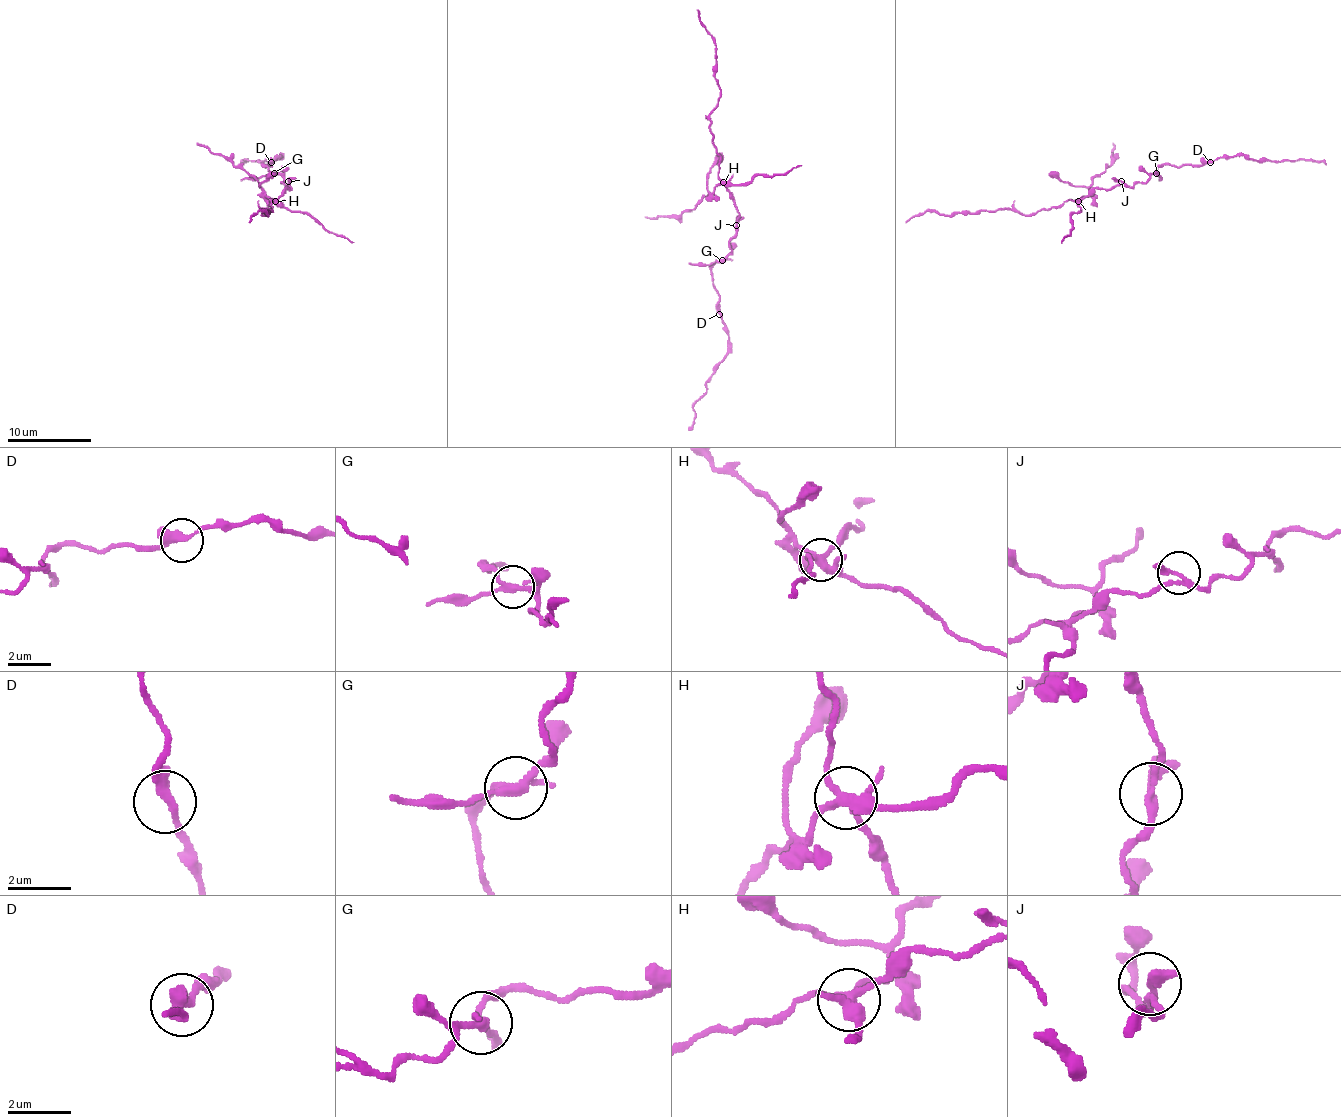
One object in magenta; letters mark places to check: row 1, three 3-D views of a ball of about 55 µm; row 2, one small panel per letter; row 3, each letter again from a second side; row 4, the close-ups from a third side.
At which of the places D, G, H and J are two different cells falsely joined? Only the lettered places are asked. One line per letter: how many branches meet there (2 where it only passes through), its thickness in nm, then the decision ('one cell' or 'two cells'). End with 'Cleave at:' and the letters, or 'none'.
D: 3 | 260 nm | one cell
G: 3 | 240 nm | two cells
H: 5 | 320 nm | two cells
J: 3 | 220 nm | one cell
Cleave at: G, H

